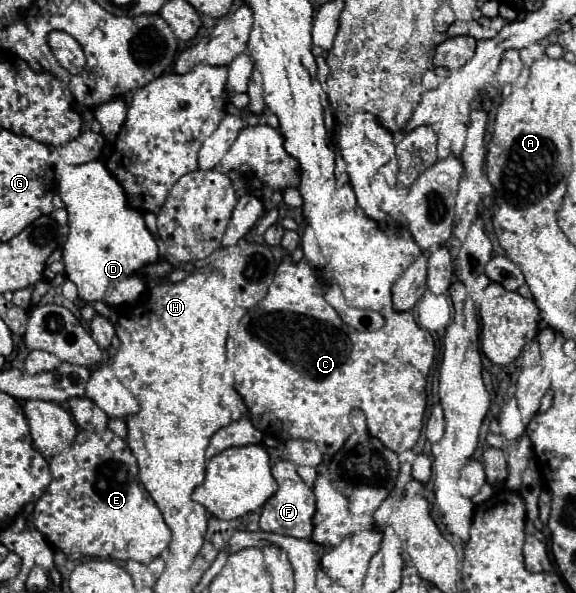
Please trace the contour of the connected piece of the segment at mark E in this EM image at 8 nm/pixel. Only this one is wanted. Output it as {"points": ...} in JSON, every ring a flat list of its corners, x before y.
{"points":[[78,430,74,442,66,452,50,458,52,482,40,496,34,508,34,526,40,530,52,548,70,554,68,558,110,558,110,560,136,560,146,564,168,548,172,532,162,520,162,514,154,500,142,490,138,476,138,462,128,448,126,440,112,430,88,432]]}

